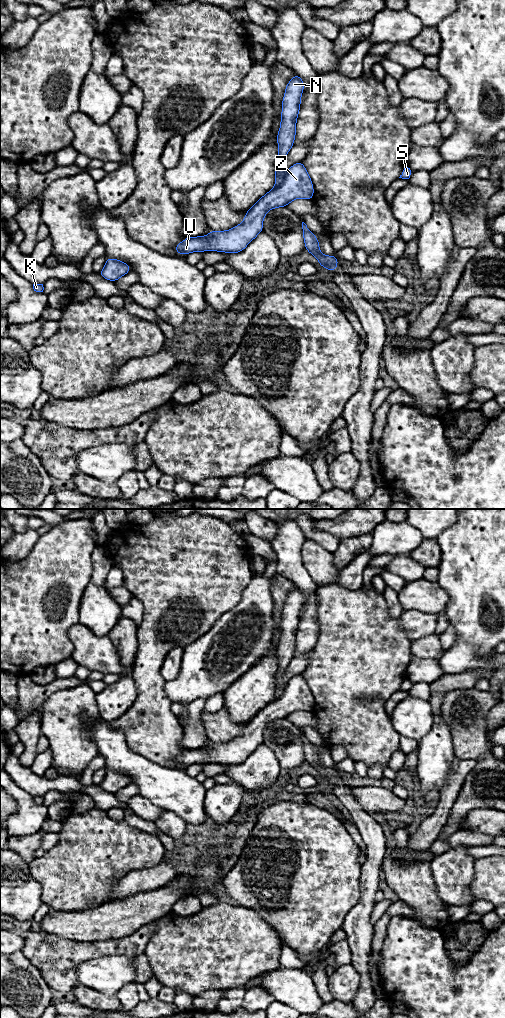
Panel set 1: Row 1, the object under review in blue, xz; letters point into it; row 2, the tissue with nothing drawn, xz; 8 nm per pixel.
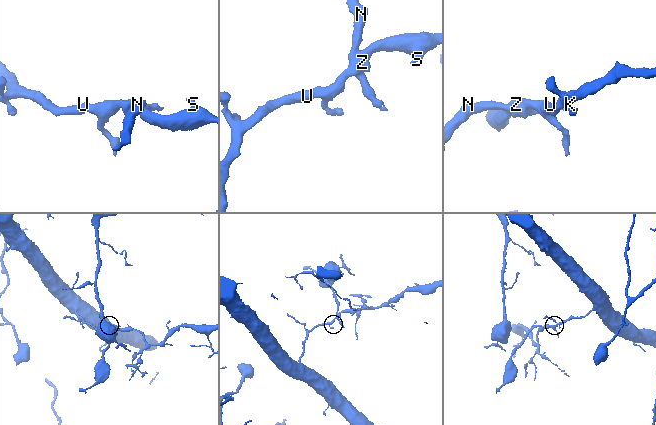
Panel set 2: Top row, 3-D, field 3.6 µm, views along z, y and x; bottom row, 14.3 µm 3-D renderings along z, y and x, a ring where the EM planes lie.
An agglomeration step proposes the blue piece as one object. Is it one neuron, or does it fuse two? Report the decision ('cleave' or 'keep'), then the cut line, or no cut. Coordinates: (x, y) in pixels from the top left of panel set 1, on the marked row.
cleave; cut xz (287, 173), (283, 180), (275, 187)

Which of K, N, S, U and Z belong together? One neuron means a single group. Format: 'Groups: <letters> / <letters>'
Groups: K S U Z / N

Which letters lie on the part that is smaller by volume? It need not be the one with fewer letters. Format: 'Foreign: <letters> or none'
Foreign: N

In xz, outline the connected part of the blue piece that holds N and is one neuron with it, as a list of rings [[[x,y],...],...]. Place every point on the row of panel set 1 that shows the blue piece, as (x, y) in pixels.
[[[296,74],[288,82],[282,101],[281,123],[277,134],[278,157],[275,165],[275,187],[283,182],[287,174],[283,171],[283,160],[294,145],[296,122],[303,91],[303,80]]]

